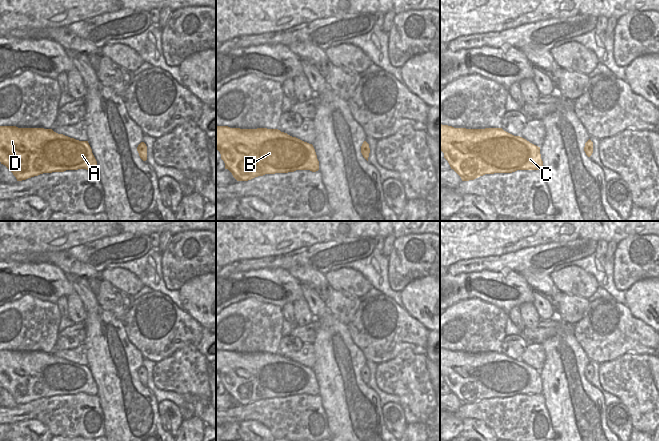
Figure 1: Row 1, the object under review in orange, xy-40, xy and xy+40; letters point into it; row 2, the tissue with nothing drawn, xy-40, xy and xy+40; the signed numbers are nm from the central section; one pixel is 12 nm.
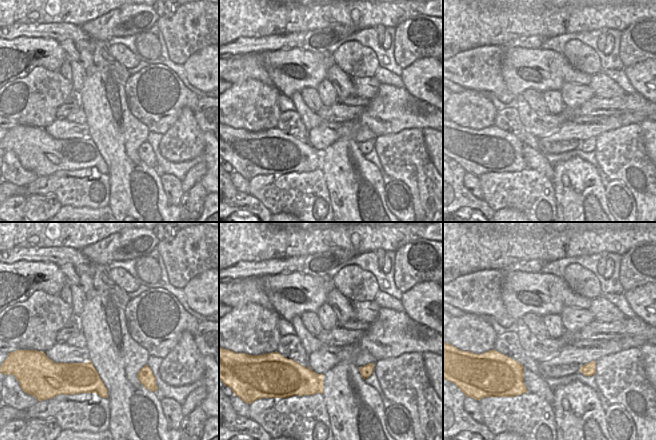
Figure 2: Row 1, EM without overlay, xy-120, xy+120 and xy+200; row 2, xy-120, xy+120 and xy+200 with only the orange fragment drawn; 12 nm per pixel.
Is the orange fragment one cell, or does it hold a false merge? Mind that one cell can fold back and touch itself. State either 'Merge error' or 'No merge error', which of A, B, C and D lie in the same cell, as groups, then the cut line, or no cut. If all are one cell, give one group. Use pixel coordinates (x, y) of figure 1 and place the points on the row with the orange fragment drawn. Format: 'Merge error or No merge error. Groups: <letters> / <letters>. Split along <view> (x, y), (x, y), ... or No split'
No merge error. Groups: A B C D. No split

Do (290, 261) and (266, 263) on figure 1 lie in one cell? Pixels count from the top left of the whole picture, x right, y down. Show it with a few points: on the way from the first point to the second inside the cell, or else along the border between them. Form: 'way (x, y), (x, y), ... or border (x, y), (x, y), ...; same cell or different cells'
way (284, 261), (272, 262); same cell

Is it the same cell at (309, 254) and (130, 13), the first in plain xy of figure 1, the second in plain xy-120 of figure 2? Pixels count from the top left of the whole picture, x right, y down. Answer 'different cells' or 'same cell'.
same cell

